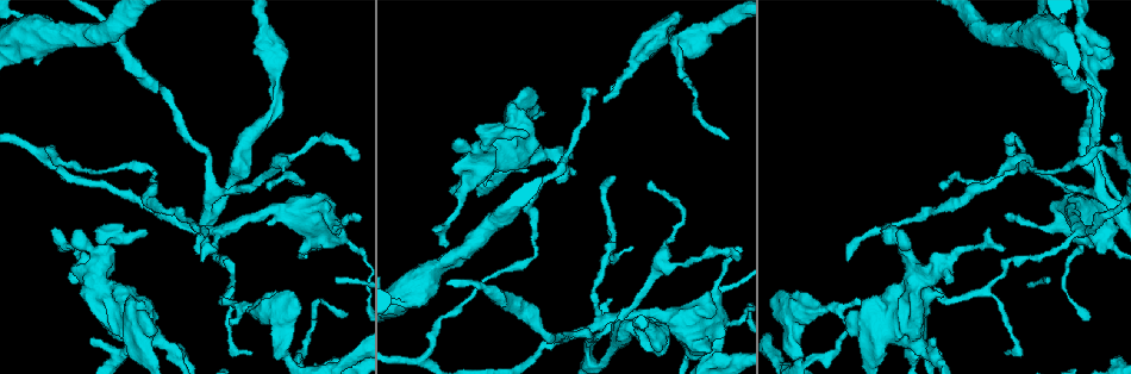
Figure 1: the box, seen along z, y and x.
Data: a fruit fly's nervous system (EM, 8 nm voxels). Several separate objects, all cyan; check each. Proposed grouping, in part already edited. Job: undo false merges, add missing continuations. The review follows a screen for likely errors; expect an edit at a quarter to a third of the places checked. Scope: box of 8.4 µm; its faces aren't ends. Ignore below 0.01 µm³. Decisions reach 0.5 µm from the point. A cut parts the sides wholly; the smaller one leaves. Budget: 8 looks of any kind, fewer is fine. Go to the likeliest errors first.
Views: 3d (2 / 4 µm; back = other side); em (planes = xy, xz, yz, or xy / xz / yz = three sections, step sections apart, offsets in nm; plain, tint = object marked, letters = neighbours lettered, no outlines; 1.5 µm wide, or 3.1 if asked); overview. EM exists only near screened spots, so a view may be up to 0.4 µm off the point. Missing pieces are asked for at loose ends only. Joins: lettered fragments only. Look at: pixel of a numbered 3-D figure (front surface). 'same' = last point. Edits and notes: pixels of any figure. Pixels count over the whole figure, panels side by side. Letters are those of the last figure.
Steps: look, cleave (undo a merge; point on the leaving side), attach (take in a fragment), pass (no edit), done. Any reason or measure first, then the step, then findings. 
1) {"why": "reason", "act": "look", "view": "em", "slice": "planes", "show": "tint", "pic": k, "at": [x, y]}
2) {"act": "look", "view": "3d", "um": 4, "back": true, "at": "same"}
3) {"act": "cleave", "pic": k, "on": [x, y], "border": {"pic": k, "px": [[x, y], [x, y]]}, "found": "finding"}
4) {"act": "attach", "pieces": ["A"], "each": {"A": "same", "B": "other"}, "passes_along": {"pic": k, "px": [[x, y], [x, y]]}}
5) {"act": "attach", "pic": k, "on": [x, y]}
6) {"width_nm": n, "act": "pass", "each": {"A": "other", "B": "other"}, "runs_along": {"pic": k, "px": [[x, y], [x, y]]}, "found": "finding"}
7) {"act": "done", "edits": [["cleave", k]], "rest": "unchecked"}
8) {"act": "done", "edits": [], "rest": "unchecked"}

{"why": "thin end", "act": "look", "view": "3d", "um": 4, "pic": 1, "at": [202, 260]}

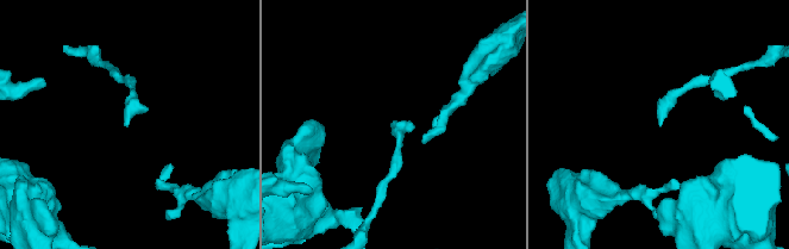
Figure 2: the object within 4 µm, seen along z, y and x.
{"act": "look", "view": "em", "slice": "planes", "show": "letters", "pic": 2, "at": [126, 124]}

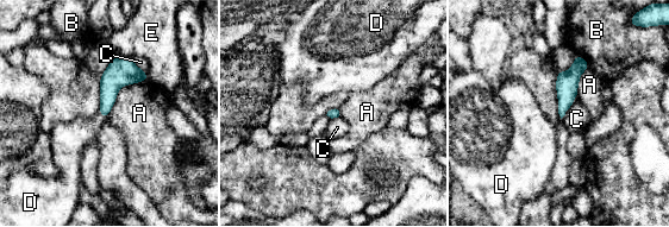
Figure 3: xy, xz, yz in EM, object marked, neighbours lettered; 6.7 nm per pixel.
{"act": "attach", "pieces": ["D"], "each": {"A": "other", "B": "other", "C": "other", "D": "same", "E": "other"}, "found": "it goes on there"}

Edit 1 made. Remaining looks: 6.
{"why": "see it whole again", "act": "look", "view": "overview"}

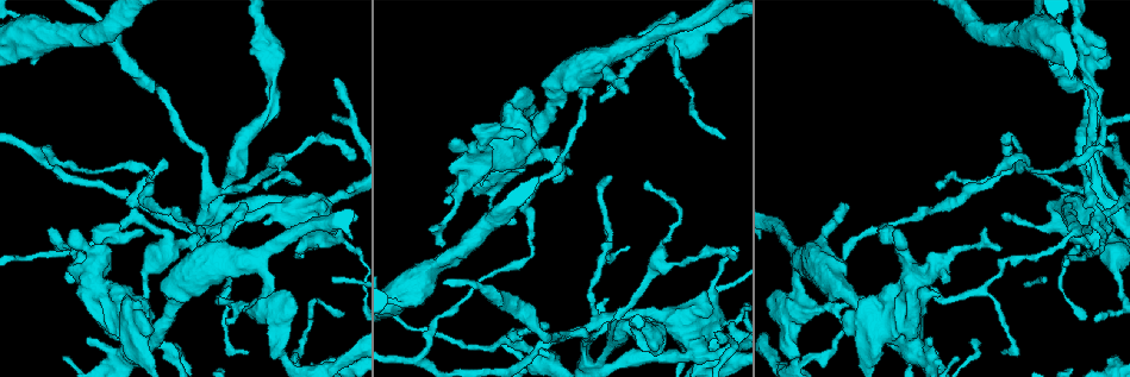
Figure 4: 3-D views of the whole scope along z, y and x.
{"why": "branch stops here", "act": "look", "view": "3d", "um": 2, "pic": 4, "at": [703, 292]}

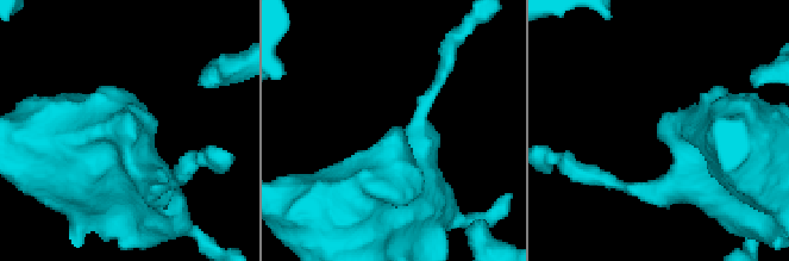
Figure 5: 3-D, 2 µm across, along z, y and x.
{"act": "look", "view": "em", "slice": "planes", "show": "letters", "pic": 5, "at": [661, 119]}

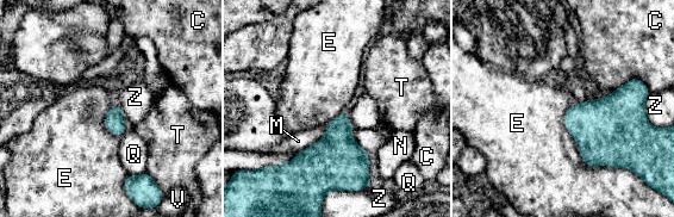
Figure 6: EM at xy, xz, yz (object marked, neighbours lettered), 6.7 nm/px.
{"act": "pass", "each": {"C": "other", "E": "other", "M": "other", "N": "other", "Q": "other", "T": "other", "V": "other", "Z": "other"}, "border": {"pic": 6, "px": [[573, 103], [581, 160], [625, 168]]}, "found": "none of them fits"}

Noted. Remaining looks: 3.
{"why": "an open end", "act": "look", "view": "3d", "um": 4, "pic": 2, "at": [718, 165]}

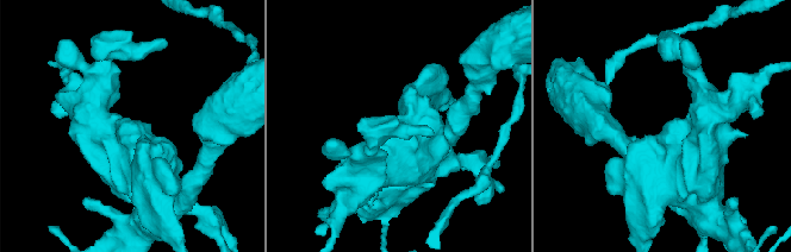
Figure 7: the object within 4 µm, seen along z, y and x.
{"why": "shape alone is not enough", "act": "look", "view": "em", "slice": "xy", "step": 4, "show": "letters", "pic": 7, "at": [668, 125]}

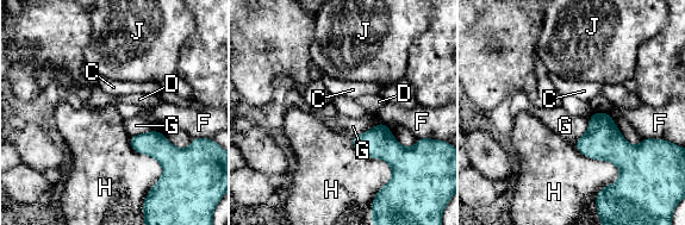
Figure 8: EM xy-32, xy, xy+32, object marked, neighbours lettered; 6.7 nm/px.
{"longest_contact_nm": ["H", 400], "act": "pass", "each": {"C": "other", "D": "other", "F": "other", "G": "other", "H": "other", "J": "other"}, "found": "no lettered fragment goes on from it"}

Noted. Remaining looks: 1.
{"why": "free end", "act": "look", "view": "em", "slice": "planes", "show": "letters", "pic": 4, "at": [996, 246]}

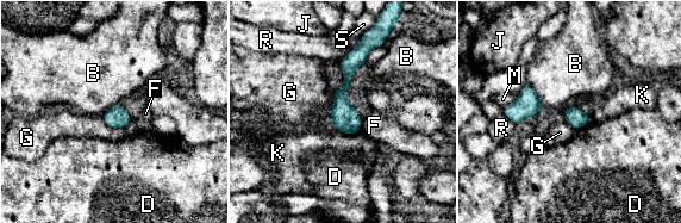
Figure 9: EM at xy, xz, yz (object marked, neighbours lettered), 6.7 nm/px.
{"width_nm": 120, "longest_contact_nm": ["B", 240], "act": "pass", "each": {"B": "other", "D": "other", "F": "other", "G": "other", "J": "other", "K": "other", "M": "other", "R": "other", "S": "other"}, "found": "no lettered fragment goes on from it"}

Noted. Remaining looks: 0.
{"act": "done", "edits": [["attach", 3]], "rest": "unchecked"}

